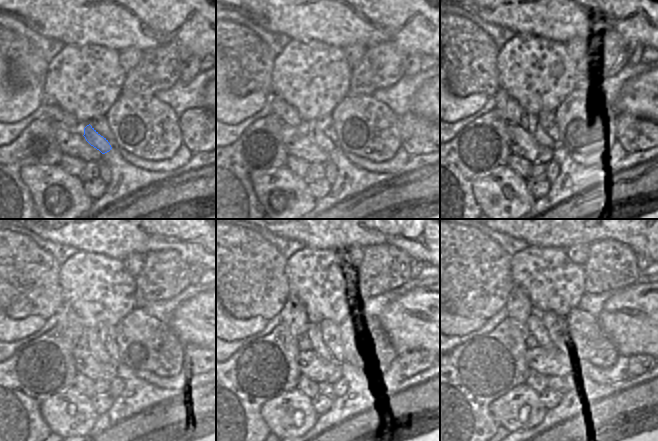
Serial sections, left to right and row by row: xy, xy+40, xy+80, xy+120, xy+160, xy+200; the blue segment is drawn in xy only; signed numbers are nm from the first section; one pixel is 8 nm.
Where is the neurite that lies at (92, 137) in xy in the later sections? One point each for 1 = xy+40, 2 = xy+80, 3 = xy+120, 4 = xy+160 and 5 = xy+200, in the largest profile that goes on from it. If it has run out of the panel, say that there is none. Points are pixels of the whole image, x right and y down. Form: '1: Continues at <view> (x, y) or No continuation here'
1: Continues at xy+40 (316, 135)
2: Continues at xy+80 (540, 135)
3: Continues at xy+120 (95, 346)
4: Continues at xy+160 (314, 332)
5: Continues at xy+200 (534, 324)

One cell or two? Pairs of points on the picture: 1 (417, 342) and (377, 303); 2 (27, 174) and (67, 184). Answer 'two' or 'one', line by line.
1: two
2: one

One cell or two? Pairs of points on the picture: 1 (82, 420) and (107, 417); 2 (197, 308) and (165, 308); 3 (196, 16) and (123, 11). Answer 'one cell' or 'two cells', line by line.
1: two cells
2: two cells
3: one cell

